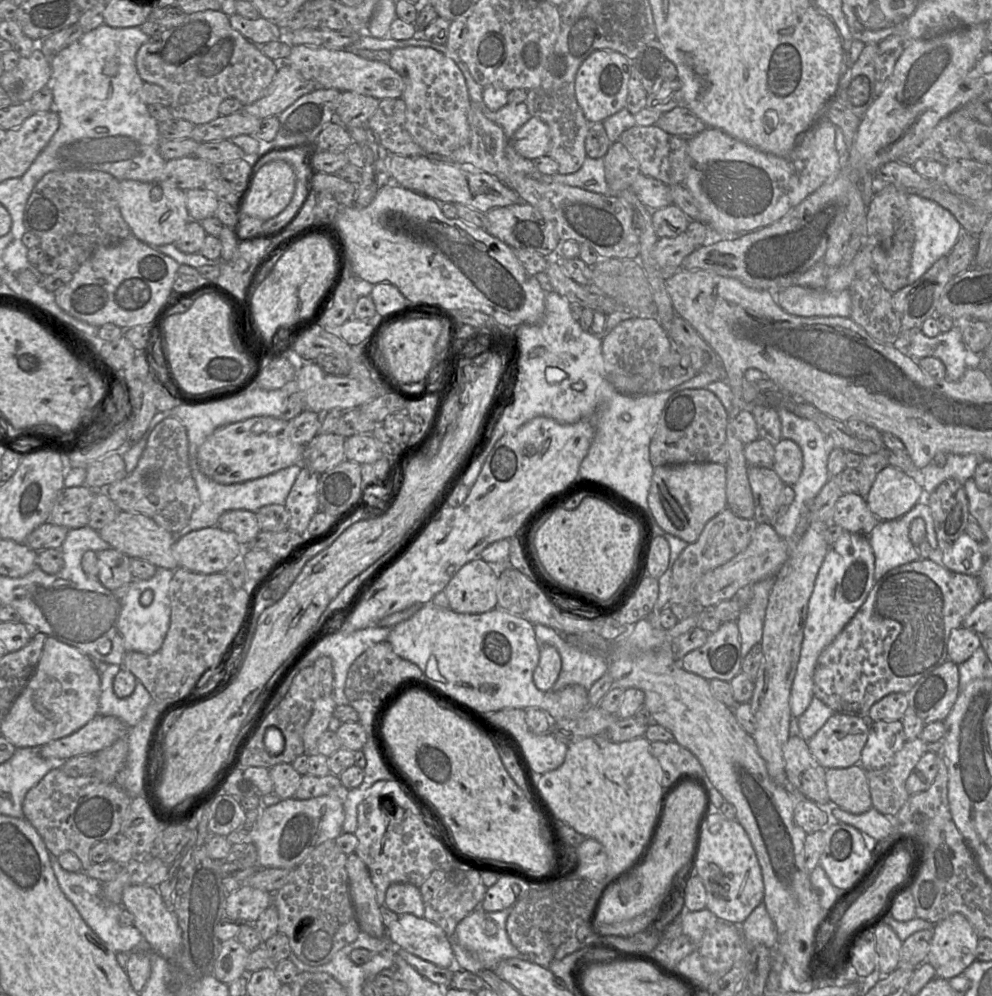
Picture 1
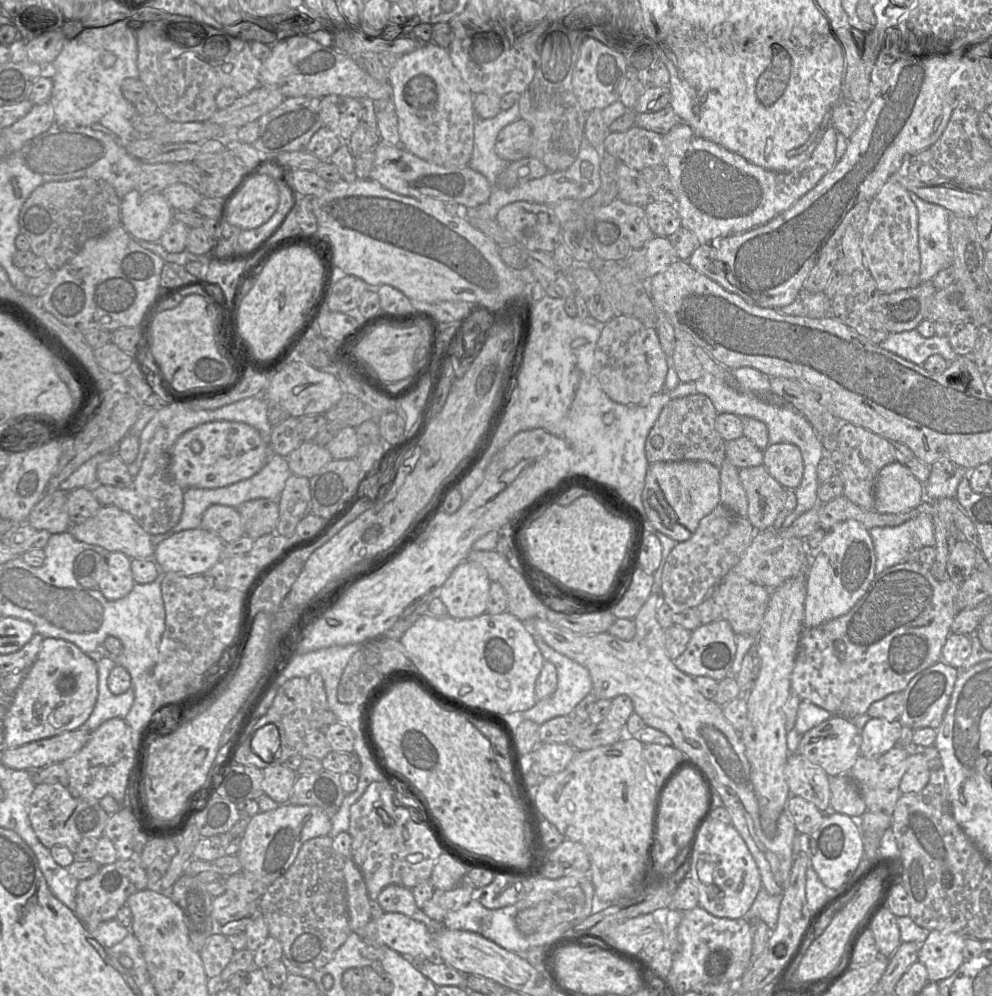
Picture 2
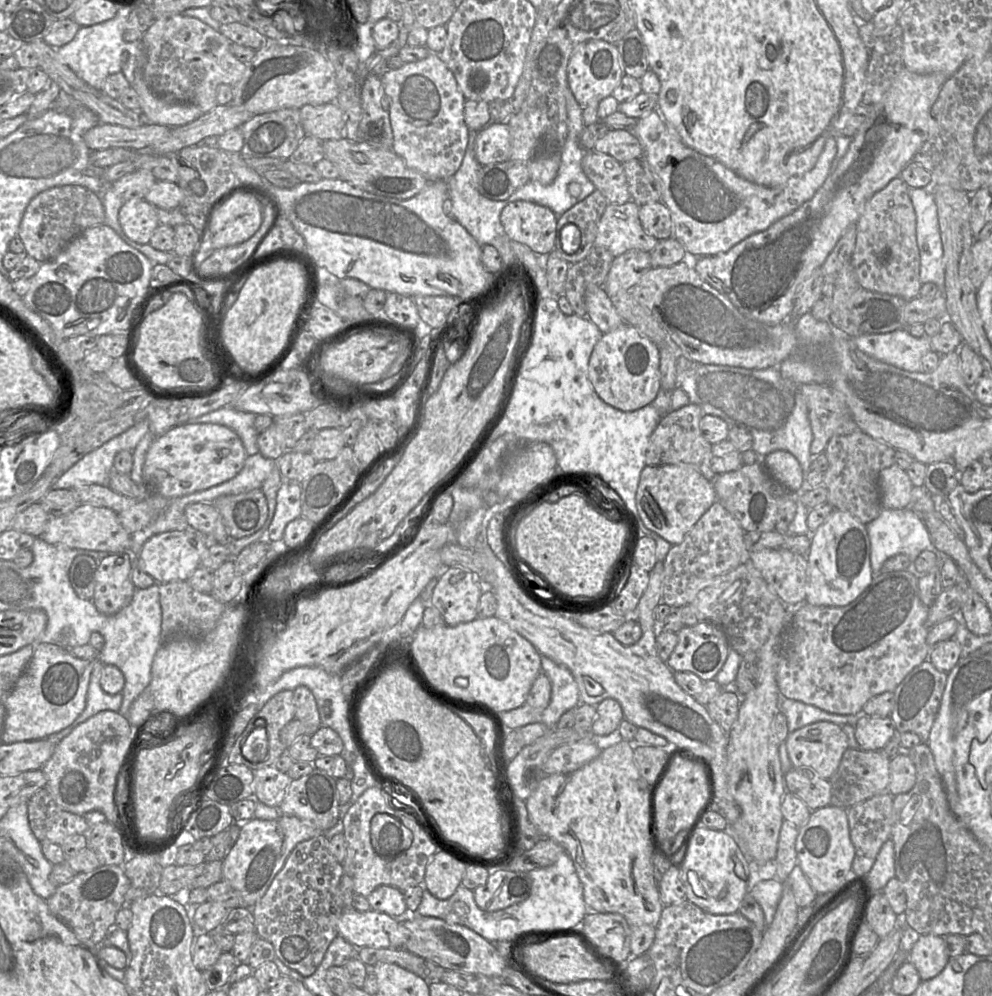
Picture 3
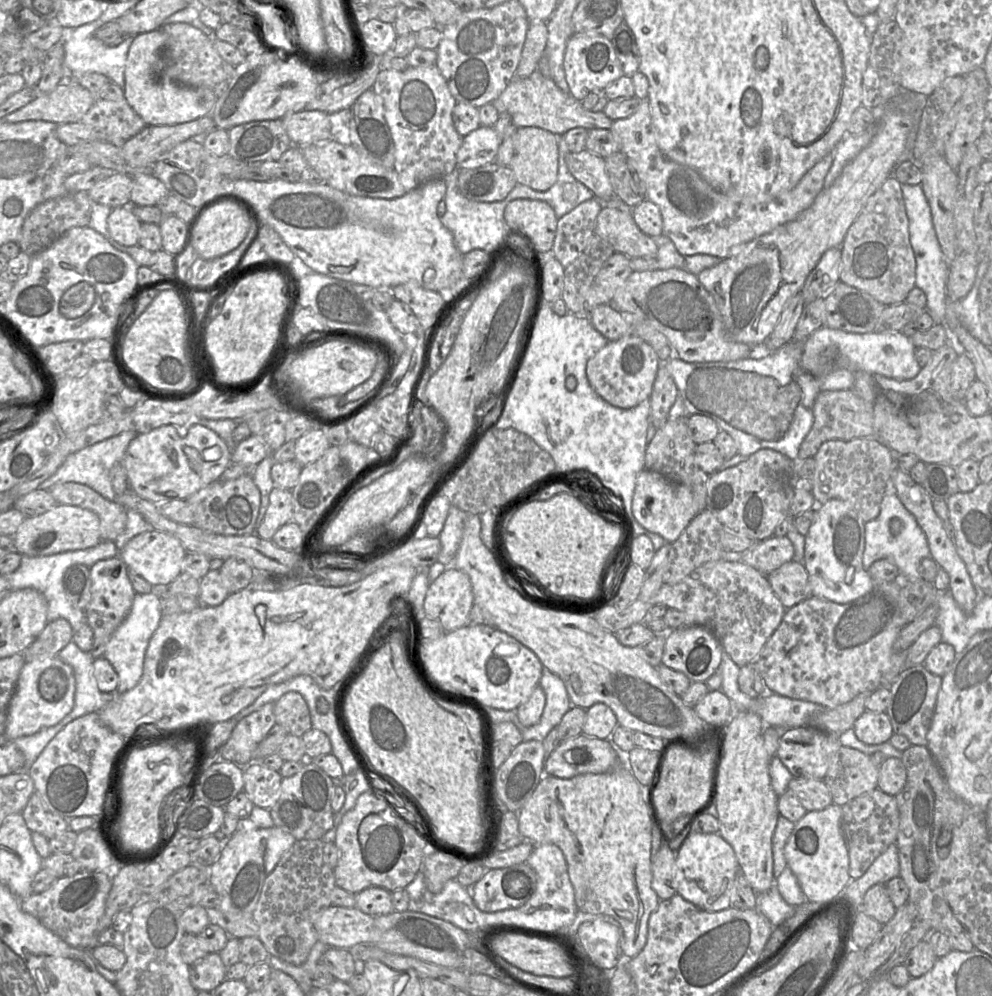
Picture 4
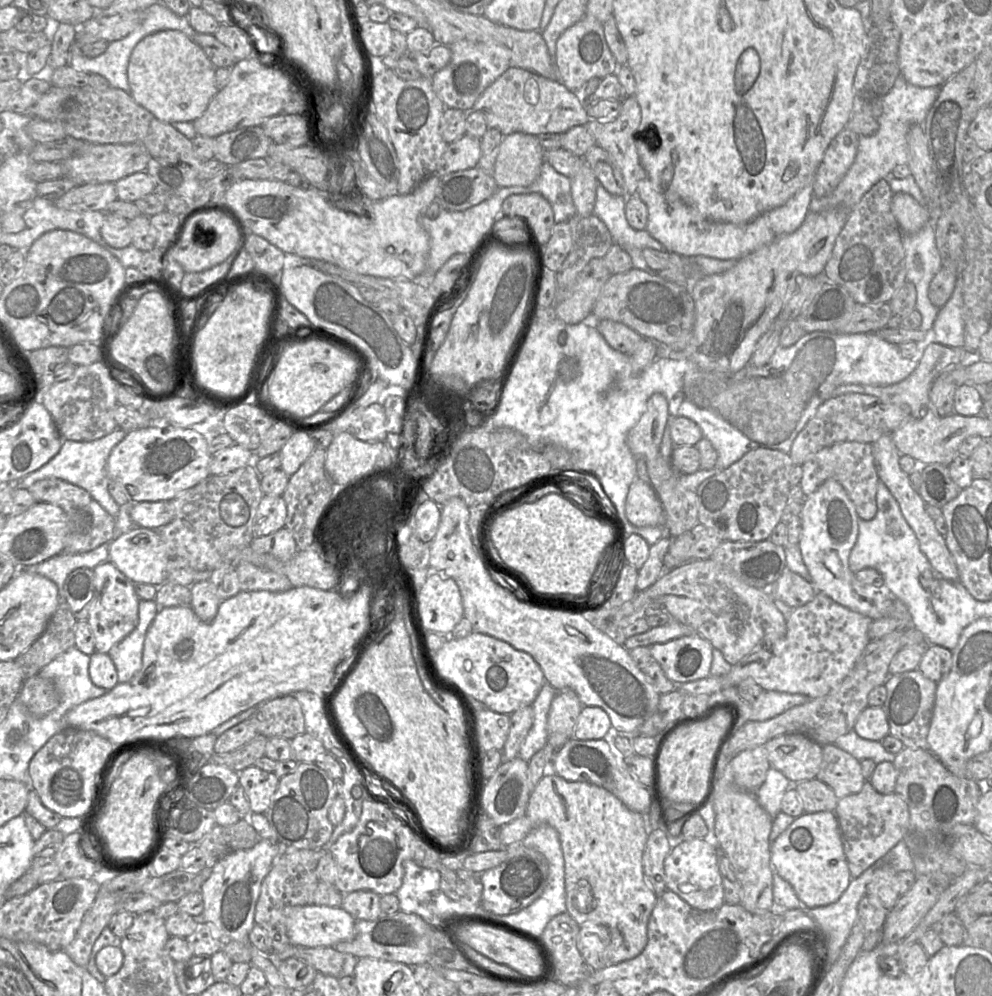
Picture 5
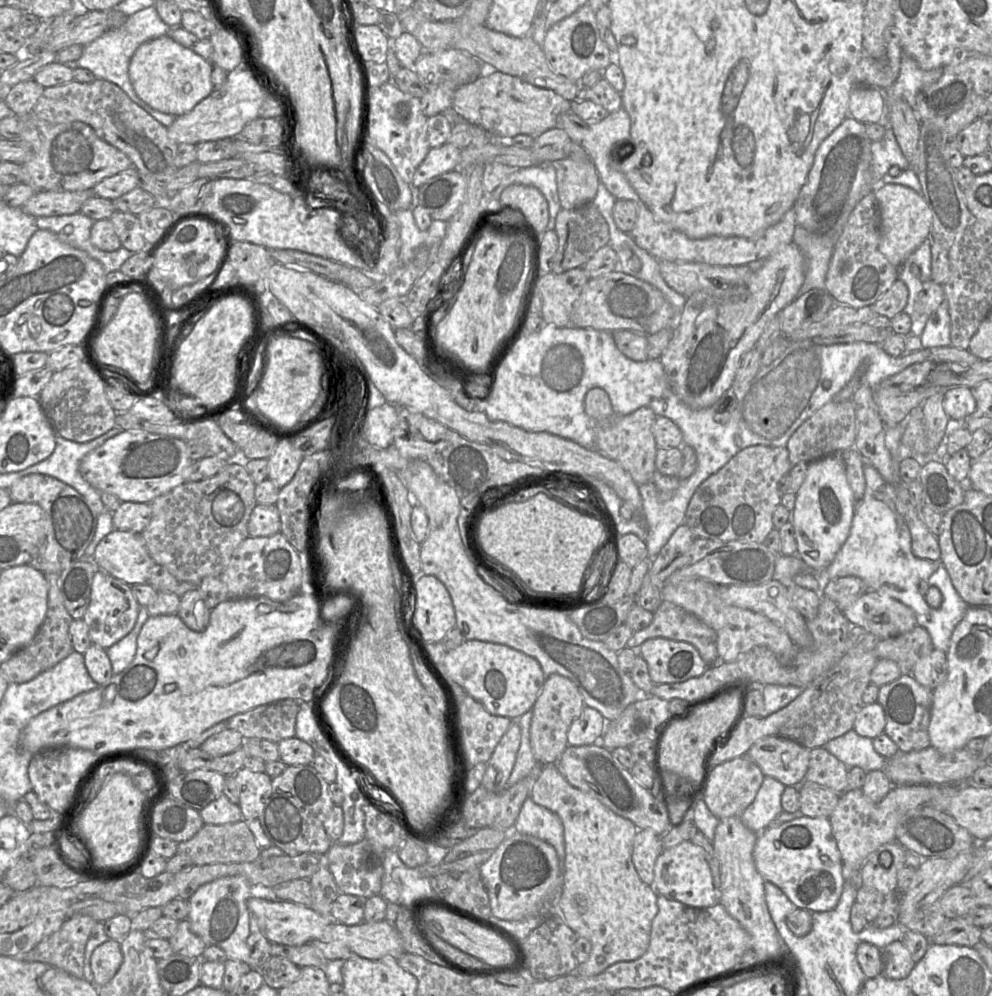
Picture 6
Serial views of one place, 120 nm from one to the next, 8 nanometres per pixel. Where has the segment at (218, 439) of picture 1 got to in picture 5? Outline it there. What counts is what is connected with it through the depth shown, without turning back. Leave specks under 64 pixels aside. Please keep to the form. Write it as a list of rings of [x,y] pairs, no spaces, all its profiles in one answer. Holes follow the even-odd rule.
[[[148,426],[127,432],[113,447],[106,473],[109,480],[122,486],[129,502],[168,501],[210,475],[211,457],[206,438],[190,427]]]

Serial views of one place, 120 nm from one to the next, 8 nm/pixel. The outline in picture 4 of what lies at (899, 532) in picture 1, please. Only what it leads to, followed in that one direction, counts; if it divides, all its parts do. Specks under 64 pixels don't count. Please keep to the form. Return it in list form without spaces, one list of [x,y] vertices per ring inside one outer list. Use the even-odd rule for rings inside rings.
[[[890,487],[881,502],[879,515],[864,524],[865,548],[862,556],[863,567],[867,570],[872,563],[879,559],[892,560],[899,569],[902,581],[916,582],[921,578],[919,567],[921,560],[930,556],[930,550],[925,533],[918,525],[915,517],[898,499],[895,489]],[[897,517],[903,522],[903,528],[898,535],[893,535],[889,529],[891,518]]]

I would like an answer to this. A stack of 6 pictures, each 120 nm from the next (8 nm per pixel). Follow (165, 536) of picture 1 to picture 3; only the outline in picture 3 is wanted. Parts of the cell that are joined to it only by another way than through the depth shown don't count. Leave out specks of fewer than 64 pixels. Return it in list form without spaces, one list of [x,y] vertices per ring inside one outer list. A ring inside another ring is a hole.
[[[81,504],[72,512],[58,517],[50,517],[46,529],[40,537],[49,544],[63,544],[70,548],[79,548],[108,553],[119,553],[130,550],[131,534],[129,534],[117,516],[106,507]]]

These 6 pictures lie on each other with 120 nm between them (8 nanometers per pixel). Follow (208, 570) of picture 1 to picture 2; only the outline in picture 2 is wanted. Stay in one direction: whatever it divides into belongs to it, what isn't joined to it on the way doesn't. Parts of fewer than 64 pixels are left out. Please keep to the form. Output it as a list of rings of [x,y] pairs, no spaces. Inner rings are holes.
[[[203,528],[183,530],[155,547],[154,561],[161,573],[203,575],[221,560],[225,543]]]

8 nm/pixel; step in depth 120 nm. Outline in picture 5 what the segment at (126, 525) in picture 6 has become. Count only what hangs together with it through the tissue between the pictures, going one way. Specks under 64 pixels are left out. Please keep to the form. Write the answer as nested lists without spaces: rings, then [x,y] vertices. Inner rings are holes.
[[[171,500],[143,501],[132,504],[130,516],[138,527],[159,529],[174,517]]]

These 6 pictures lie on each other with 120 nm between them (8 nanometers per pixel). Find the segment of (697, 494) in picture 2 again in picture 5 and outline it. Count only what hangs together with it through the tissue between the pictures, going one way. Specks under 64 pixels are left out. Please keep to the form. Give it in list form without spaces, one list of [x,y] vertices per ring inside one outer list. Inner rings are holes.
[[[639,478],[630,486],[625,514],[629,522],[636,527],[665,525],[665,513],[659,498],[650,483]]]

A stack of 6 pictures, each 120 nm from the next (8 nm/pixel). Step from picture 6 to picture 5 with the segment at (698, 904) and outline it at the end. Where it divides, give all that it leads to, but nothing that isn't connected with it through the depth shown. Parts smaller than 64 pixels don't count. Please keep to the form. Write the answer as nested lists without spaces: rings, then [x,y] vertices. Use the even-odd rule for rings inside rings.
[[[709,838],[685,839],[672,848],[664,861],[666,887],[701,911],[711,911],[722,906],[724,891],[718,867],[717,845]]]

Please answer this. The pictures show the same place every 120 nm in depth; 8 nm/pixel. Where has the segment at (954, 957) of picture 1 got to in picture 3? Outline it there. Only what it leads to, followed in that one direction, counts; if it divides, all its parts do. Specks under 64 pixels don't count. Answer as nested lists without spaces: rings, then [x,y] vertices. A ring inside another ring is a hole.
[[[934,934],[920,935],[912,946],[908,960],[917,969],[921,980],[937,976],[950,959],[946,943],[941,936]]]

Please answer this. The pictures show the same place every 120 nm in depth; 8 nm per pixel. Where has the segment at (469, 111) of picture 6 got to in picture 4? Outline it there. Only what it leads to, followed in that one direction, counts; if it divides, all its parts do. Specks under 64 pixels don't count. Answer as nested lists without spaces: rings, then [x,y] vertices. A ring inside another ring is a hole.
[[[535,70],[526,78],[513,78],[492,104],[499,114],[507,113],[516,128],[538,127],[561,136],[573,128],[610,129],[613,123],[602,112],[585,109],[581,101],[563,92],[552,79]]]

